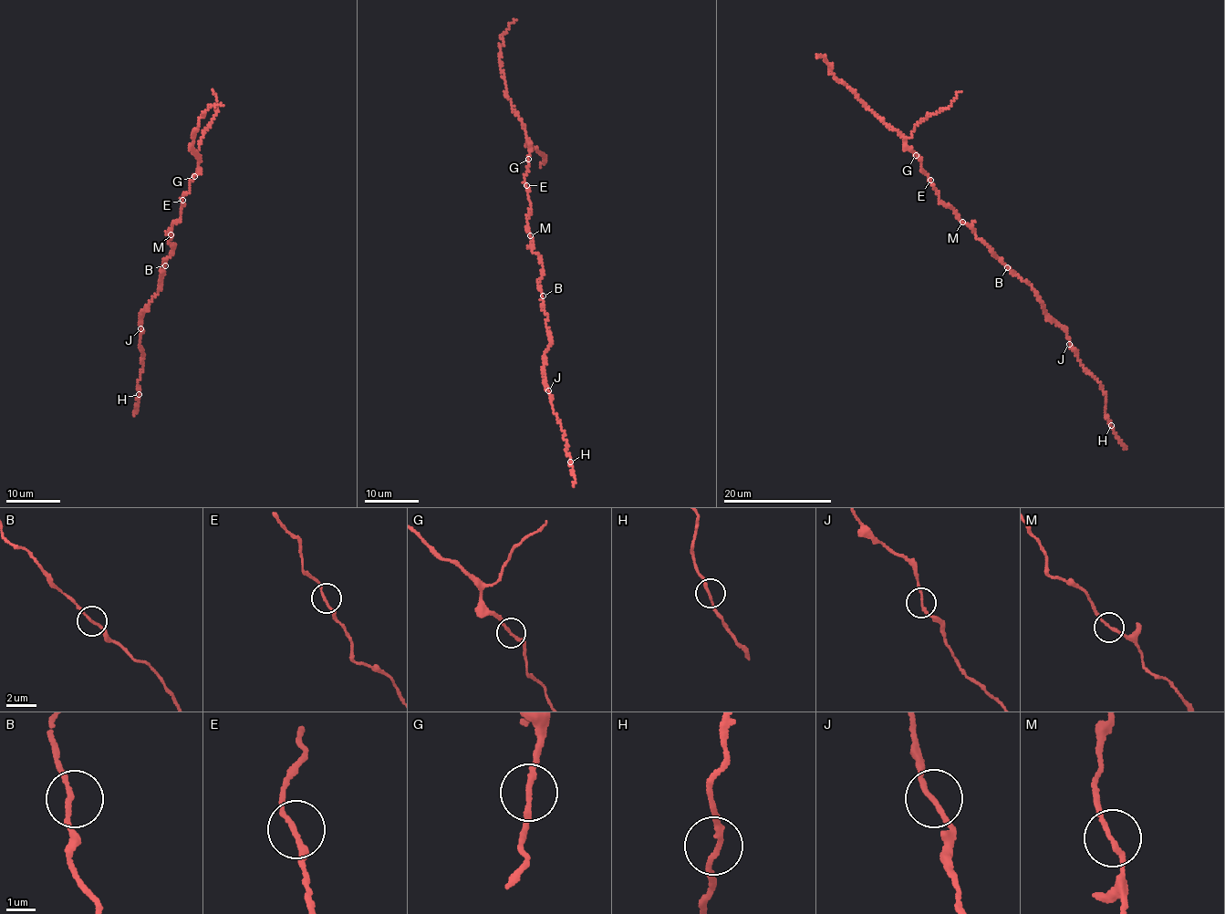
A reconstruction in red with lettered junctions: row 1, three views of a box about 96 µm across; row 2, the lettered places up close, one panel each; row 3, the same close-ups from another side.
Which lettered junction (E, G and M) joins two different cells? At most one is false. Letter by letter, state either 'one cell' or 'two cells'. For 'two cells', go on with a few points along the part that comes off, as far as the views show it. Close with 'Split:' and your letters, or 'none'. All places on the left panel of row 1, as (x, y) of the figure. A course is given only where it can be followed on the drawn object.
E: one cell
G: one cell
M: one cell
Split: none

